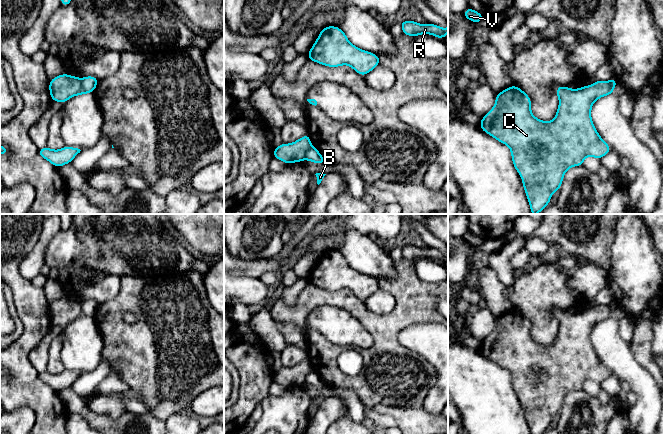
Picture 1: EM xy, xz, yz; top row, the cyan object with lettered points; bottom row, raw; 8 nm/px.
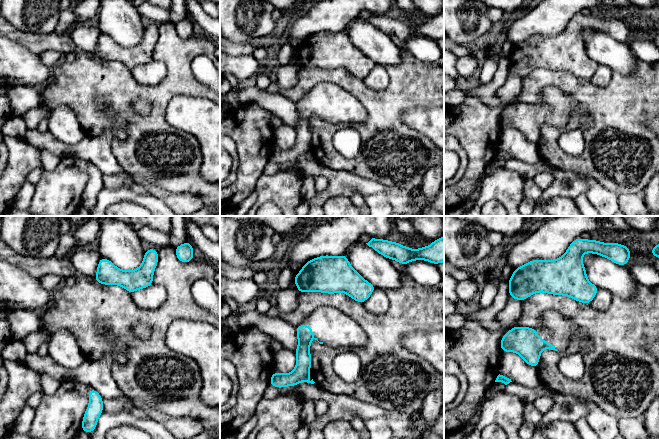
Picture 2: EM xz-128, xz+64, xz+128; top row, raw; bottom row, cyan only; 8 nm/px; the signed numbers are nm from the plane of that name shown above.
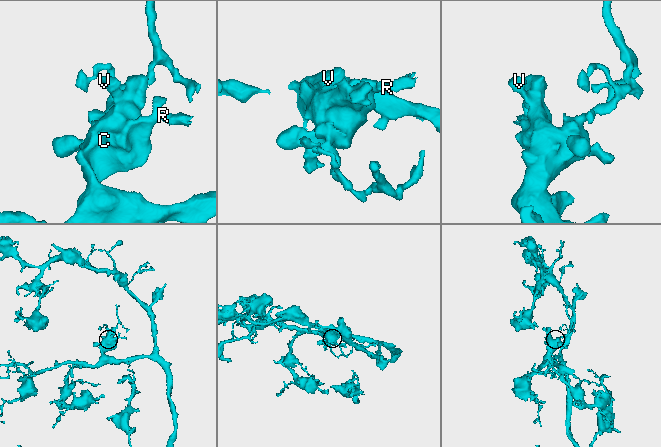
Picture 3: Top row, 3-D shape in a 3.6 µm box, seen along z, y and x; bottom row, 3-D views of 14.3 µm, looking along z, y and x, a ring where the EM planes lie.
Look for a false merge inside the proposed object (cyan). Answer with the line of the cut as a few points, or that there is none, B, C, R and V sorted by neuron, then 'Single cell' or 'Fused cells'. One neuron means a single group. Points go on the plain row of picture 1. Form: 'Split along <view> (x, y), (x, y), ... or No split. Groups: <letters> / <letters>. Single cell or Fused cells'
Split along xy (80, 303), (84, 317). Groups: B / C R V. Fused cells

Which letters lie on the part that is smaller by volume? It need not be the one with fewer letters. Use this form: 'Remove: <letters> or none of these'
Remove: B

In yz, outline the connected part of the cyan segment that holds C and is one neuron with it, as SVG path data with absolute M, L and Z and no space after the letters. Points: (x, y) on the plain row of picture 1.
M599 304L580 313L557 309L559 330L550 346L532 339L530 321L514 308L496 317L495 330L482 341L479 349L485 357L511 373L513 389L521 399L531 434L544 434L550 428L552 418L560 413L569 392L582 390L587 380L600 384L612 374L595 352L591 332L597 323L613 318L613 314L610 305Z

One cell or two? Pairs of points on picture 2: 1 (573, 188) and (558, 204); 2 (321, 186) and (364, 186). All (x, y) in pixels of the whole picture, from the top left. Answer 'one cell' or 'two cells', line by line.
1: two cells
2: two cells

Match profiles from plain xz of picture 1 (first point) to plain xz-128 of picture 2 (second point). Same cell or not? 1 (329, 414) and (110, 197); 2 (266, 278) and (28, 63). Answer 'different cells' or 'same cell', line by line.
1: different cells
2: different cells

